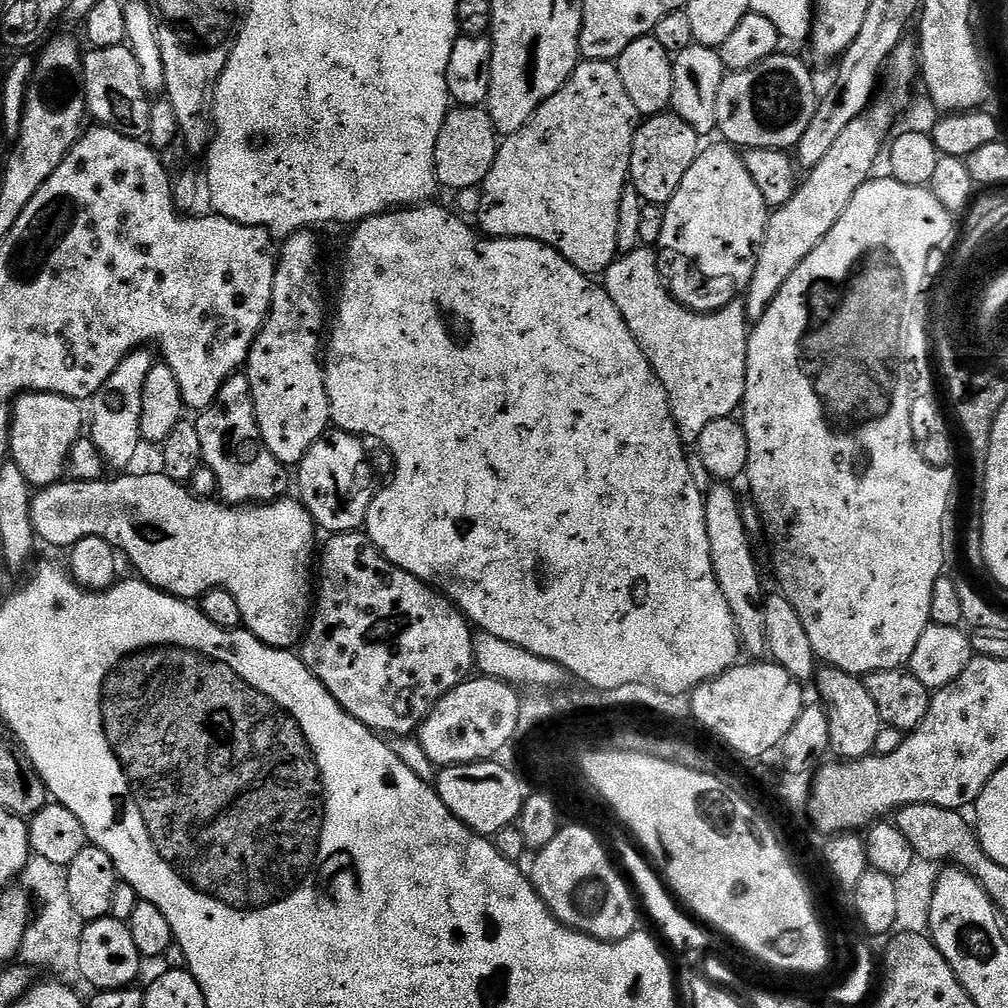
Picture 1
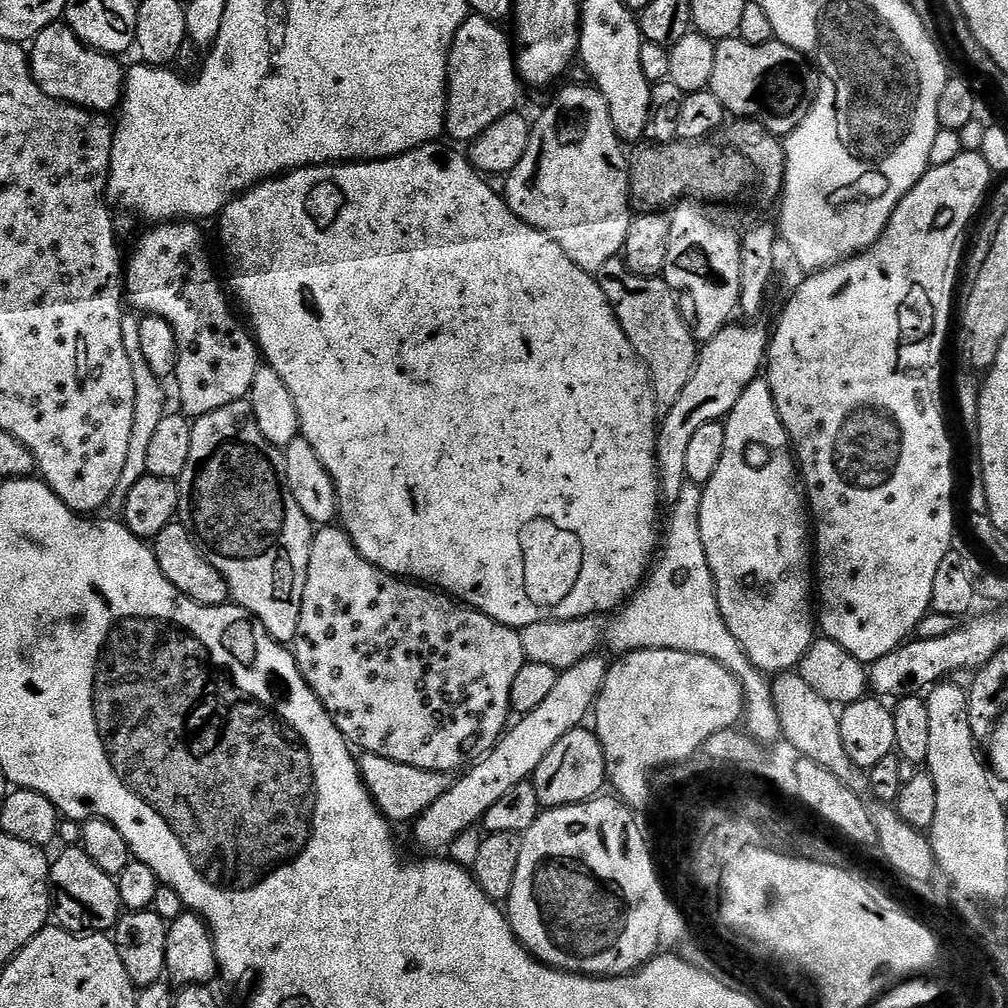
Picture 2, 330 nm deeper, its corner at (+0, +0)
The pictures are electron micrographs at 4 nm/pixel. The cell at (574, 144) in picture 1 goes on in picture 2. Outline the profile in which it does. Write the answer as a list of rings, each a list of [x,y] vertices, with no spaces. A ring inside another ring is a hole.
[[[585,84],[562,89],[545,106],[544,113],[534,120],[526,154],[522,154],[522,162],[508,173],[503,197],[522,222],[554,238],[578,267],[594,274],[604,263],[623,253],[626,230],[630,230],[634,209],[628,199],[626,148],[616,135],[614,122],[610,122],[610,106],[606,106],[606,98],[602,98],[595,86]]]

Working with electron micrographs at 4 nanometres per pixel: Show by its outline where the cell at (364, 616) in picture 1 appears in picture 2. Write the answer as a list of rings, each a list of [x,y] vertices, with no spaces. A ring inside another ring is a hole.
[[[324,526],[319,529],[312,537],[312,545],[310,546],[310,566],[306,570],[306,586],[302,590],[302,610],[298,618],[298,634],[294,641],[294,655],[296,665],[300,667],[300,673],[308,679],[308,685],[314,690],[314,694],[322,702],[322,706],[330,714],[330,718],[338,726],[338,730],[348,741],[349,745],[355,746],[357,749],[373,752],[382,758],[390,758],[394,762],[402,762],[406,766],[418,766],[422,770],[434,770],[435,772],[451,772],[459,773],[461,770],[467,769],[469,765],[480,759],[481,756],[488,755],[488,752],[495,744],[500,741],[506,729],[509,727],[508,712],[513,711],[512,699],[510,698],[510,690],[514,684],[514,678],[518,678],[518,670],[522,670],[522,666],[526,663],[524,651],[522,650],[522,638],[517,629],[506,626],[502,622],[494,622],[494,618],[490,618],[486,614],[482,614],[476,608],[469,608],[467,604],[460,603],[459,600],[437,590],[432,586],[425,586],[419,582],[413,582],[407,578],[392,576],[388,572],[382,571],[378,566],[374,566],[360,551],[352,545],[352,540],[348,537],[348,533],[340,526]]]

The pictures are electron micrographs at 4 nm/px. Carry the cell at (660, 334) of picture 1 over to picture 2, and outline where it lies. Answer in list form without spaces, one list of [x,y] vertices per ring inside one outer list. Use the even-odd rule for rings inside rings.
[[[620,258],[604,263],[594,275],[598,286],[602,286],[630,346],[634,346],[640,360],[648,367],[656,393],[657,409],[672,408],[678,394],[682,394],[682,386],[690,382],[698,355],[698,341],[683,320],[672,287],[660,276],[634,274]]]

